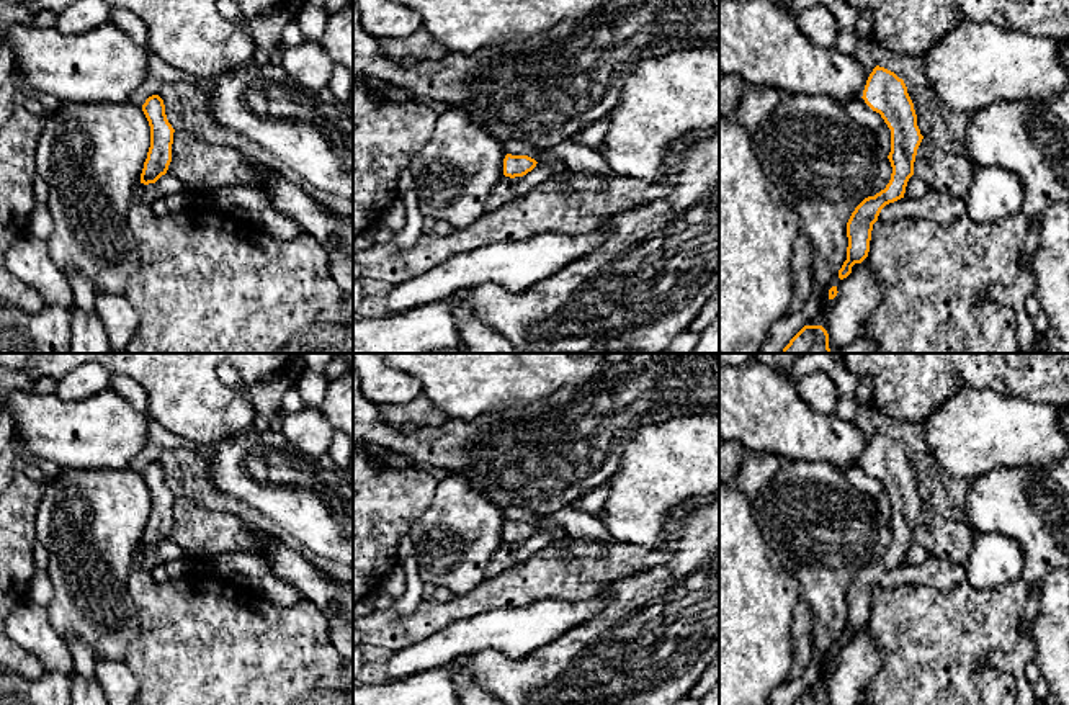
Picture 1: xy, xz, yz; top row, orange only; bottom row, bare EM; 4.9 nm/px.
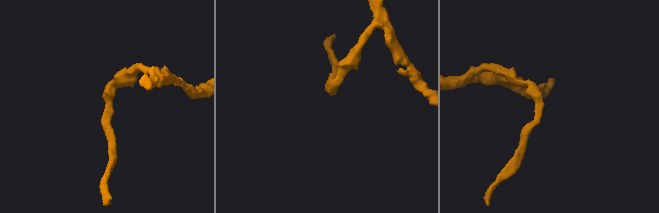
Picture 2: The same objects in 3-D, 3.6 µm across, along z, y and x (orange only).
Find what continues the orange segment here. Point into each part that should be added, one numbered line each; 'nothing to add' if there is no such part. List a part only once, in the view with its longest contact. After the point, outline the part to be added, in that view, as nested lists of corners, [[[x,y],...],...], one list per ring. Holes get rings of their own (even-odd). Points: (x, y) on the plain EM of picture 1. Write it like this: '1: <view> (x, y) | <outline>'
nothing to add

